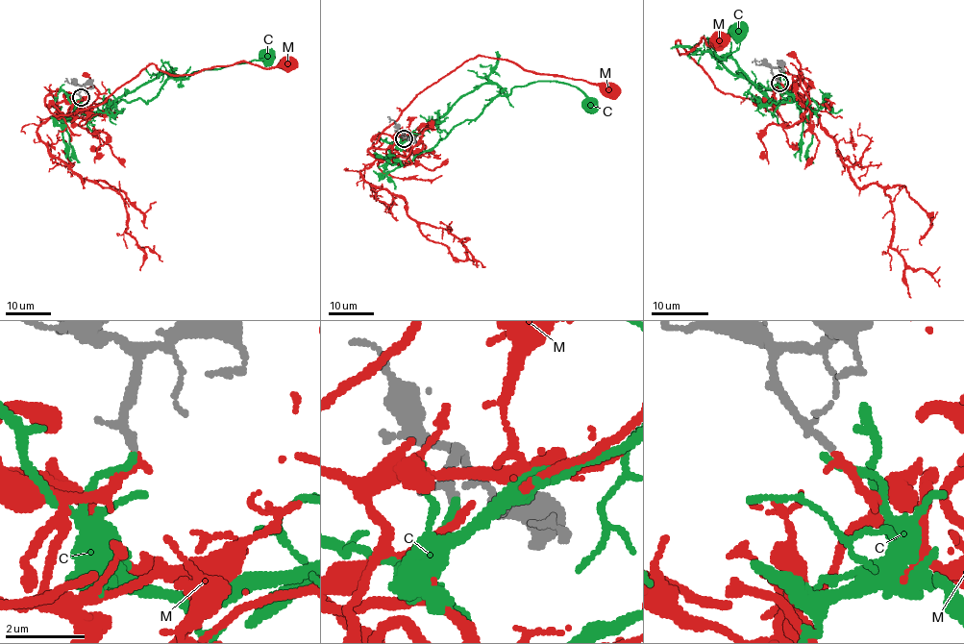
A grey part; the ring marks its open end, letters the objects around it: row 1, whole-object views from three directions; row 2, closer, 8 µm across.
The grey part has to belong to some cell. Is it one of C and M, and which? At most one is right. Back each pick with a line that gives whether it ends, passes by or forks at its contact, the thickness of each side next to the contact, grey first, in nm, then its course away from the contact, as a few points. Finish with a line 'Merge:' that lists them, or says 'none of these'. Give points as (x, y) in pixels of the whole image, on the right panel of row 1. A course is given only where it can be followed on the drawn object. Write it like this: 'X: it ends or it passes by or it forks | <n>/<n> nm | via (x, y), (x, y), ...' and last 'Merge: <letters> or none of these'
M: it ends | 150/240 nm | via (779, 82), (793, 87), (778, 105), (724, 93), (676, 48), (724, 38)
Merge: M

